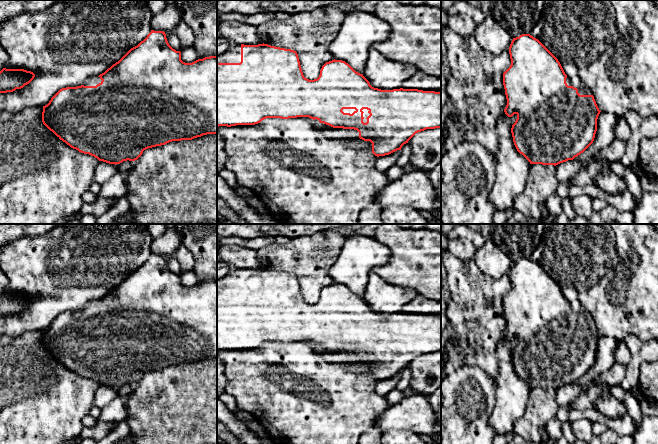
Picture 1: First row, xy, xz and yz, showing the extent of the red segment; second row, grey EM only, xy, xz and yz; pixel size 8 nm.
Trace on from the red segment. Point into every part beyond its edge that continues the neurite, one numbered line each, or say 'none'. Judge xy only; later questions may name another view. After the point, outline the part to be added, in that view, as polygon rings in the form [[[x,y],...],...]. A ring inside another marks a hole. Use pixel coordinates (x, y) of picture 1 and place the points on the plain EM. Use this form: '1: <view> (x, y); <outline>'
1: xy (93, 305); [[[93,300],[90,303],[86,304],[83,308],[84,310],[96,310],[97,308],[101,307],[101,303],[98,300]]]

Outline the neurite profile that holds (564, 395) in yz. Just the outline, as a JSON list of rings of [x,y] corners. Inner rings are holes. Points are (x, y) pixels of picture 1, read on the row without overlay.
[[[568,384],[556,389],[555,400],[559,407],[568,406],[582,392],[579,386]]]

